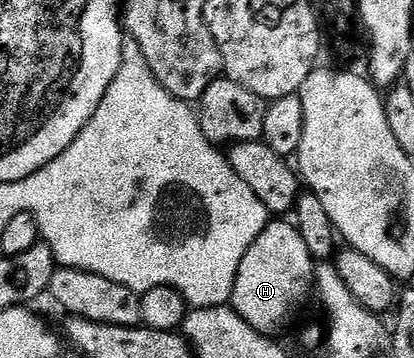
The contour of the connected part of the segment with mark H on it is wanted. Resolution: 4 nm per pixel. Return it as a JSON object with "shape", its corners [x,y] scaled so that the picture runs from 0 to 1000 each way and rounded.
{"shape":[[[686,609],[659,612],[614,665],[614,687],[594,698],[594,721],[575,743],[556,858],[618,927],[667,933],[657,927],[691,913],[705,880],[742,844],[744,824],[756,824],[756,746],[739,665],[729,665],[713,623]]]}

